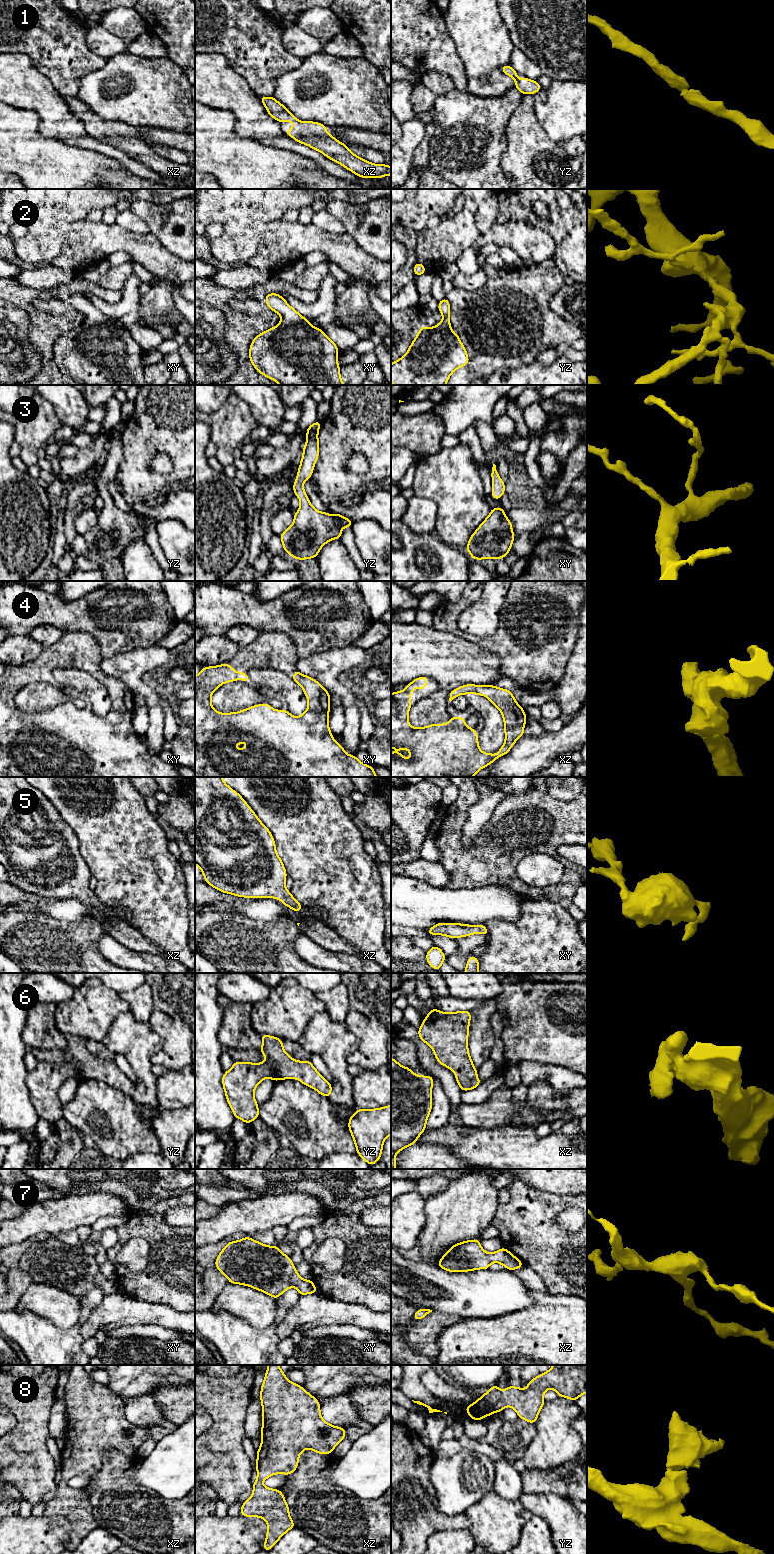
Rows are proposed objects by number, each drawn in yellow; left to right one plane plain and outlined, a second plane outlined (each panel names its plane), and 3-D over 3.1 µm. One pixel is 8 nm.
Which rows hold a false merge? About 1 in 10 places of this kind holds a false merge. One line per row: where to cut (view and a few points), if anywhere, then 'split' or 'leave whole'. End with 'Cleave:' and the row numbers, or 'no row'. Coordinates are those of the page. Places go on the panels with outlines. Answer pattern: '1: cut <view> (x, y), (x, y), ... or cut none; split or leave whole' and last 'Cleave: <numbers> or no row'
1: cut none; leave whole
2: cut none; leave whole
3: cut none; leave whole
4: cut none; leave whole
5: cut none; leave whole
6: cut none; leave whole
7: cut none; leave whole
8: cut none; leave whole
Cleave: no row

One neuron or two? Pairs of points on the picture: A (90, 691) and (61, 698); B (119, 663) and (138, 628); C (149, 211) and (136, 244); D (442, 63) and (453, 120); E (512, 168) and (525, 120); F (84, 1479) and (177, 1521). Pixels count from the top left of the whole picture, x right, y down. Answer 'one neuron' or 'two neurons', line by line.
A: two neurons
B: two neurons
C: two neurons
D: two neurons
E: one neuron
F: two neurons

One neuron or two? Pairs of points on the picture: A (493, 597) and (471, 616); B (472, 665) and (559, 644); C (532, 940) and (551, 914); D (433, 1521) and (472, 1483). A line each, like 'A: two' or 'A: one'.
A: one
B: two
C: one
D: two

